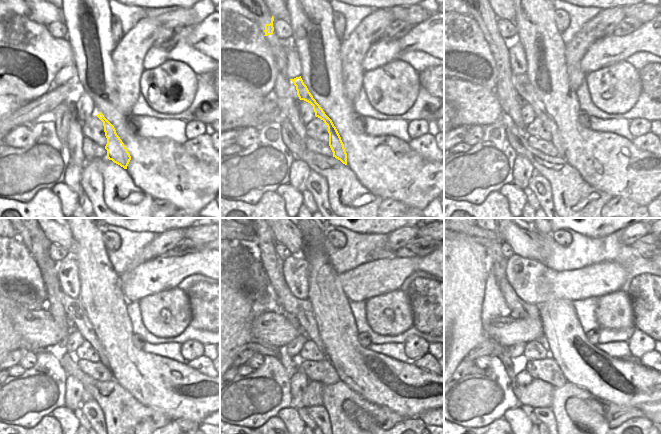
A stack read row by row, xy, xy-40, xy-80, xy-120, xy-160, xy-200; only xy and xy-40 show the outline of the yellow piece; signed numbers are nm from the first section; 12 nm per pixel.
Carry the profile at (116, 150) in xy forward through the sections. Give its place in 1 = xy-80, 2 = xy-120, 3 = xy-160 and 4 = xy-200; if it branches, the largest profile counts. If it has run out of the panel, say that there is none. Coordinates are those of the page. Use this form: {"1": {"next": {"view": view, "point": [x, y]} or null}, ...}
{"1": {"next": {"view": "xy-80", "point": [523, 86]}}, "2": {"next": {"view": "xy-120", "point": [73, 307]}}, "3": {"next": {"view": "xy-160", "point": [302, 309]}}, "4": {"next": {"view": "xy-200", "point": [513, 301]}}}

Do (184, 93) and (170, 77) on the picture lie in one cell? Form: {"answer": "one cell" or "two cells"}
{"answer": "one cell"}

